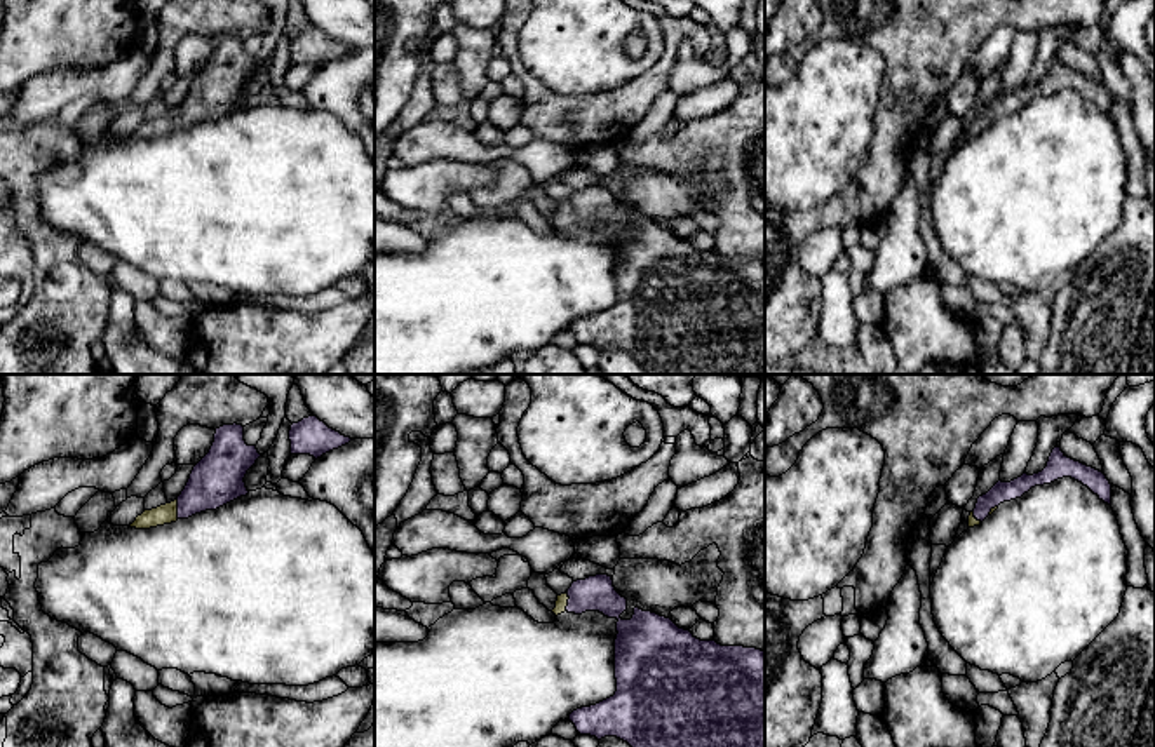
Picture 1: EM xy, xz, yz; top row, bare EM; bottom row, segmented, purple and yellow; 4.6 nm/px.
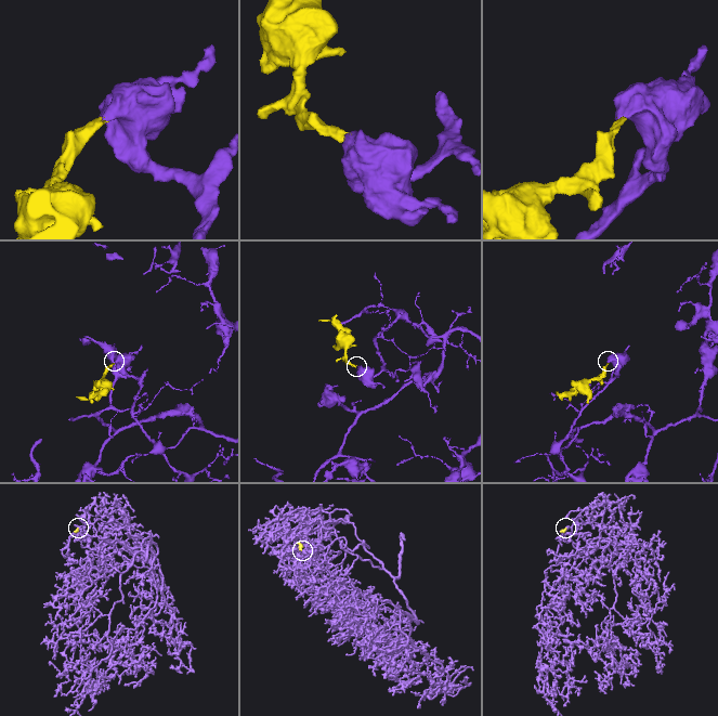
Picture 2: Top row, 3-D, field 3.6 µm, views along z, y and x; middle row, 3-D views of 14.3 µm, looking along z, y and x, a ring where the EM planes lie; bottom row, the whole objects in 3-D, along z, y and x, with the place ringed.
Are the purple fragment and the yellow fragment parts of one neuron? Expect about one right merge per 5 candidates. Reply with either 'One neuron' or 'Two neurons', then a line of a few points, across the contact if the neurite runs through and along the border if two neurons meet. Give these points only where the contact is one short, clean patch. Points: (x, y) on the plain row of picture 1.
One neuron. Line: xy (218, 87), (187, 115), (178, 119), (164, 124)

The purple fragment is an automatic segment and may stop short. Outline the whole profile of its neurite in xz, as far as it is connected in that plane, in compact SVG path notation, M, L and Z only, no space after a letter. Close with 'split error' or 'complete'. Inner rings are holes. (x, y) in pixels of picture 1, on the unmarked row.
M596 185L577 190L557 205L552 223L564 221L582 225L599 221L608 228L617 228L615 249L615 289L613 306L577 319L570 324L580 345L591 345L598 350L617 347L627 352L646 374L765 374L765 261L744 256L721 256L716 251L700 251L690 240L679 239L671 228L638 216L631 230L620 225L627 219L627 209L622 207L608 185Z; split error

